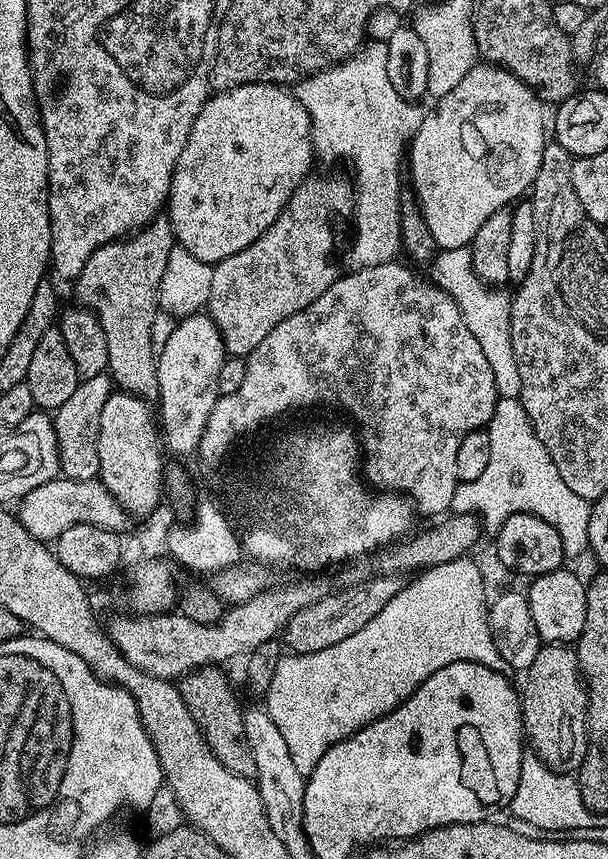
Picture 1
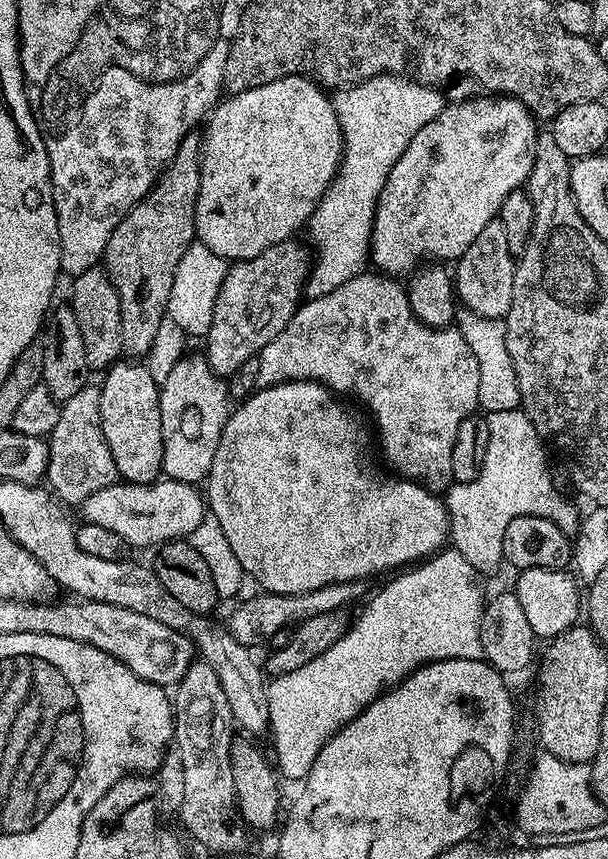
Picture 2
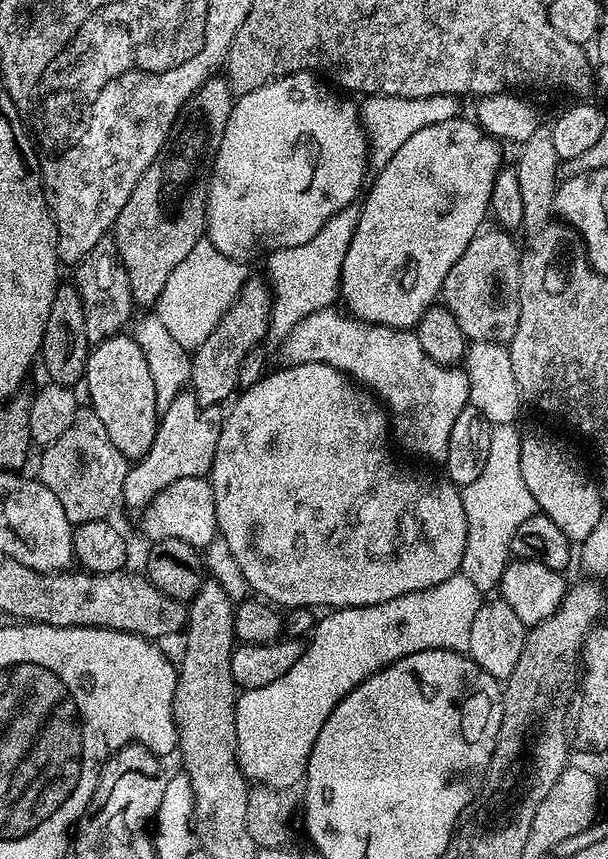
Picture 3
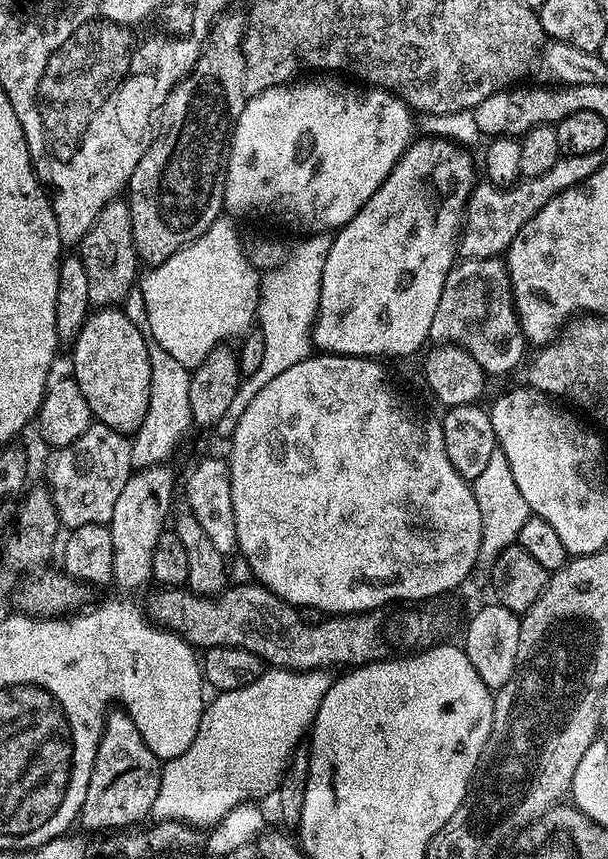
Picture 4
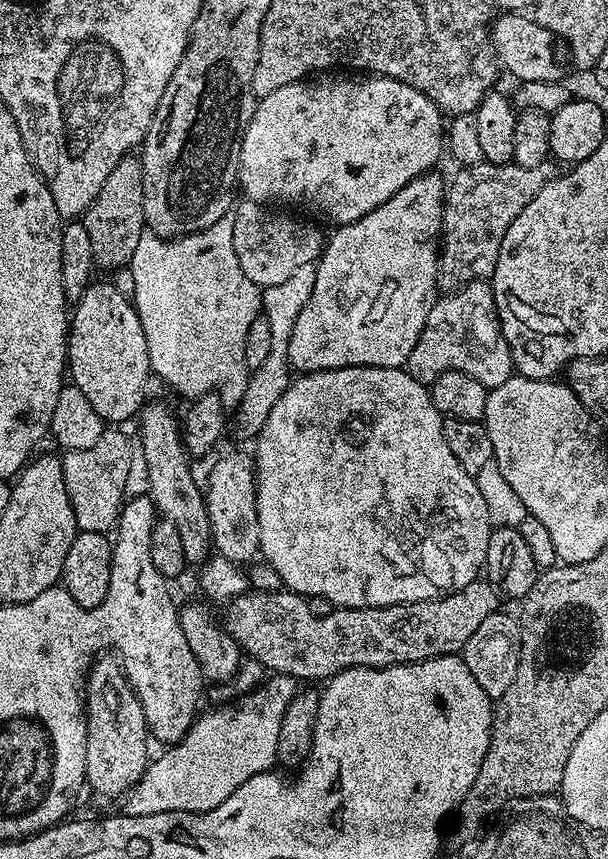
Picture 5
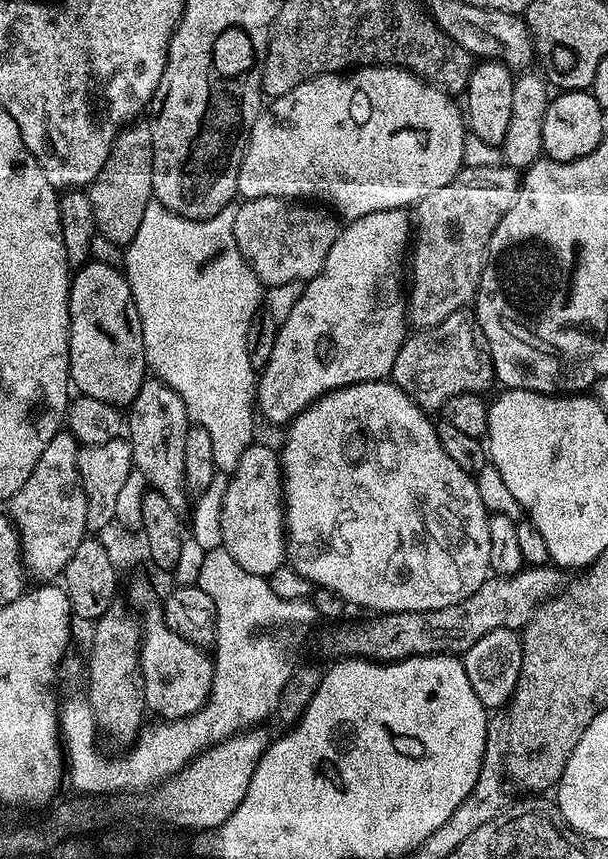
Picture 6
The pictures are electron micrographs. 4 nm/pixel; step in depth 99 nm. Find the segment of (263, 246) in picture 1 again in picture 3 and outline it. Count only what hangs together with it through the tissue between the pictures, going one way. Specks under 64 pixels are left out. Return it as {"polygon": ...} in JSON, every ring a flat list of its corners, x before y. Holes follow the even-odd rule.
{"polygon":[[249,278,242,286,238,299,229,306,226,314,222,314,218,326,210,330,210,338,206,338,206,342,202,342,191,353,190,390,201,406,212,406,208,404,220,404,223,400,233,399,238,388,238,369,242,366,242,358,246,358,250,350,261,347,268,335,268,323,271,320,272,289,267,279]]}

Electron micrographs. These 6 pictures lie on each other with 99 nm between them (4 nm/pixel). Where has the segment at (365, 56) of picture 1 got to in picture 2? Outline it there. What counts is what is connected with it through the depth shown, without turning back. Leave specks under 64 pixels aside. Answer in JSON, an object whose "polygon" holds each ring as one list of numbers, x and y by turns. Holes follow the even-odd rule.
{"polygon":[[388,74,364,80,351,88,339,89,331,97,334,114,338,118,338,126,344,139,344,157,340,160,340,169,336,172,335,180,324,191,320,205,316,207,312,219,306,225,306,232,312,235,314,259,310,264,308,281,304,284,305,297,330,294,330,290,338,290,338,286,350,282,350,278,359,276,369,267,376,203,382,194,382,186,386,186,386,178,390,178,390,170,394,170,394,162,402,158,407,146,400,144,400,140,372,140,372,92,376,92,376,88,384,88,384,84,388,84]]}

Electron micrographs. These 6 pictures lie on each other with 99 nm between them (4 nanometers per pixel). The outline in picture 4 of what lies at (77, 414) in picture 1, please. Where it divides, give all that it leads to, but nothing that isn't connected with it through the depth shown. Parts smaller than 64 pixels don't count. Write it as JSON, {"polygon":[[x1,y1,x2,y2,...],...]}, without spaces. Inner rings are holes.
{"polygon":[[94,422,70,446,51,449,48,460,46,487,56,503,61,525,71,530,90,523,107,525,112,521,114,502,122,494,122,486,132,477,132,441,123,432,110,430,110,426]]}

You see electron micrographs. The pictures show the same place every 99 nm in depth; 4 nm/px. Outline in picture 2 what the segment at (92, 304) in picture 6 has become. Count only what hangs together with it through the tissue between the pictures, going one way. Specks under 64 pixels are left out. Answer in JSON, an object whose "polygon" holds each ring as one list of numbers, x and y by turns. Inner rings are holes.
{"polygon":[[117,362,107,369,104,384,99,385,102,434,106,434,106,446,110,446,110,454,114,454,119,479,130,484,151,484,161,475,164,466,160,384,143,363,124,363]]}

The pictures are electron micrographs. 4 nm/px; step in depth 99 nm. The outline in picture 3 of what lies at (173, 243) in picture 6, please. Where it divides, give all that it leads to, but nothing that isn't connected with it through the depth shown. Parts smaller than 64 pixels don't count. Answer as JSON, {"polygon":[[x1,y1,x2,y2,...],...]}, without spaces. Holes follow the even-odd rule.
{"polygon":[[207,238,199,240,194,250,190,250,190,254,174,266,154,305,154,312,179,345,194,350,210,338,210,330,218,326,222,314,226,314,229,306,238,299,242,286,250,278,250,272,244,268,247,267,241,261,226,258,226,254,222,254,222,250,218,250]]}

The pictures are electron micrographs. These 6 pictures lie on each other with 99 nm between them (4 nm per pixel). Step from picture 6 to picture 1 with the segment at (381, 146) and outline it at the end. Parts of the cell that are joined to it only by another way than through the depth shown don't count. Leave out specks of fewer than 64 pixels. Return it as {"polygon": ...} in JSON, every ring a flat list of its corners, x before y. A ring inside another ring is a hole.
{"polygon":[[247,84,241,88,235,88,229,92,217,92,209,95,208,101,202,106,198,118,194,118,194,126,190,130,190,138,182,150,182,158,178,158,176,169,172,175,172,185,168,191,168,202,166,205,166,219,172,224,172,233,176,236,176,243,181,248,190,250,194,258,202,258,202,262,215,266,222,258,230,258,230,254,238,254,238,250,246,250,282,214,286,202,294,194,294,190,313,171,312,156,314,160,314,149,312,147,312,123,298,98,287,87,279,84]]}

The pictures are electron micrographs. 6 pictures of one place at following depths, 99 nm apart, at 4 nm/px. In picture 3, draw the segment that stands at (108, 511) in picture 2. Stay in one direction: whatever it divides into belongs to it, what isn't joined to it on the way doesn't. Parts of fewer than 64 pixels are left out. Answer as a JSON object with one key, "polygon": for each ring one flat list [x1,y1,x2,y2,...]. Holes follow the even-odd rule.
{"polygon":[[202,476,178,478,178,482,170,482,166,490,159,492,144,507,141,516,144,517,140,520,140,528,152,542,182,538,182,542,190,542,197,550,204,550,218,536,212,485]]}

